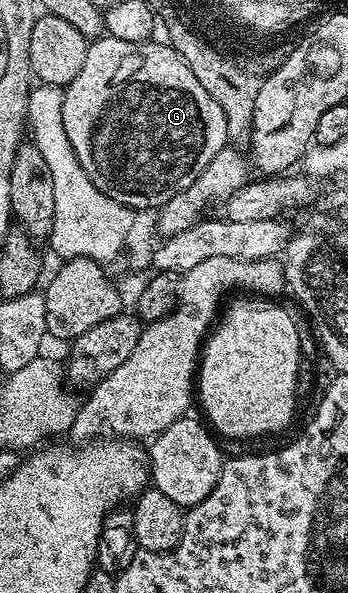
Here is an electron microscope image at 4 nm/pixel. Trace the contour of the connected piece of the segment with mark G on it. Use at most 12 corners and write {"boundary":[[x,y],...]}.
{"boundary":[[157,39],[90,44],[62,127],[99,191],[160,210],[229,141]]}

